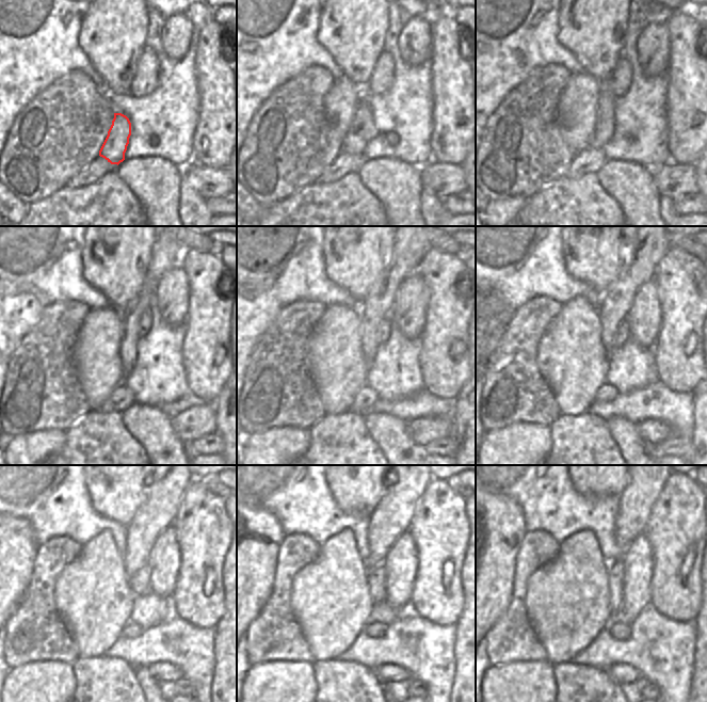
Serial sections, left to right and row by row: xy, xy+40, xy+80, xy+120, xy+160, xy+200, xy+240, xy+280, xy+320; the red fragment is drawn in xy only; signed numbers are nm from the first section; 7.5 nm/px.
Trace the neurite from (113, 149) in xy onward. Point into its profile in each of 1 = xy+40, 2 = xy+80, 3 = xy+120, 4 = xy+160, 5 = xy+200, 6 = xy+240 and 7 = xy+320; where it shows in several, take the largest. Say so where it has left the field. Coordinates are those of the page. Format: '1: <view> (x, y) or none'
1: xy+40 (362, 130)
2: xy+80 (605, 126)
3: xy+120 (166, 250)
4: xy+160 (408, 249)
5: xy+200 (649, 248)
6: xy+240 (166, 488)
7: xy+320 (640, 494)

